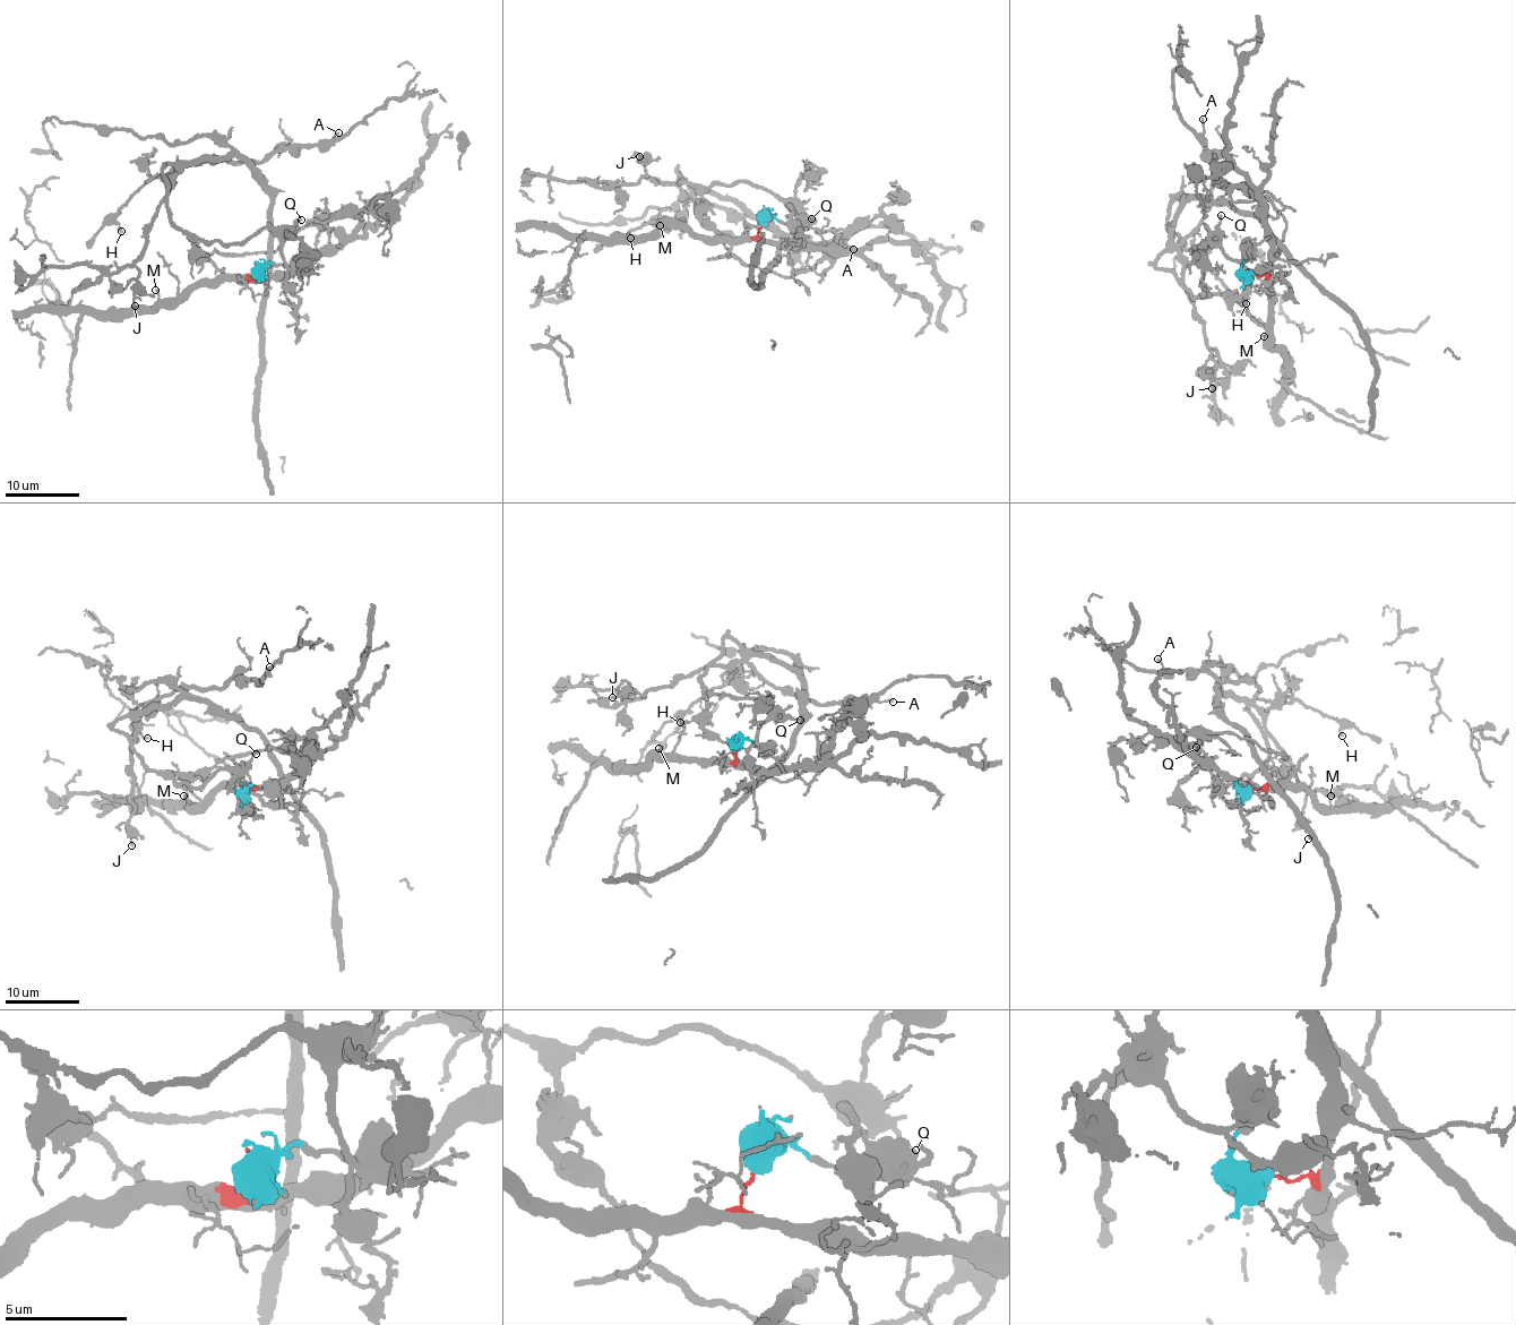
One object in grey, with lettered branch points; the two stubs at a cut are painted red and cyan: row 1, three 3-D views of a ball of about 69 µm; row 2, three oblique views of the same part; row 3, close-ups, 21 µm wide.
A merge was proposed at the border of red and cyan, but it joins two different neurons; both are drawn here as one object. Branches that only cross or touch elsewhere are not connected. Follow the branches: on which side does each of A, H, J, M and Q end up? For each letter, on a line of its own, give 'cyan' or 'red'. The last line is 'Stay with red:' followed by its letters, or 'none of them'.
A: cyan
H: cyan
J: cyan
M: red
Q: cyan
Stay with red: M

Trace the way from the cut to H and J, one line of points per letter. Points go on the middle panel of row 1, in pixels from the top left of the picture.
H: (763, 223), (791, 223), (792, 208), (740, 181), (677, 182), (690, 197), (685, 213), (630, 238)
J: (763, 223), (771, 217), (791, 223), (792, 208), (773, 192), (740, 181), (699, 188), (643, 178), (640, 156)

